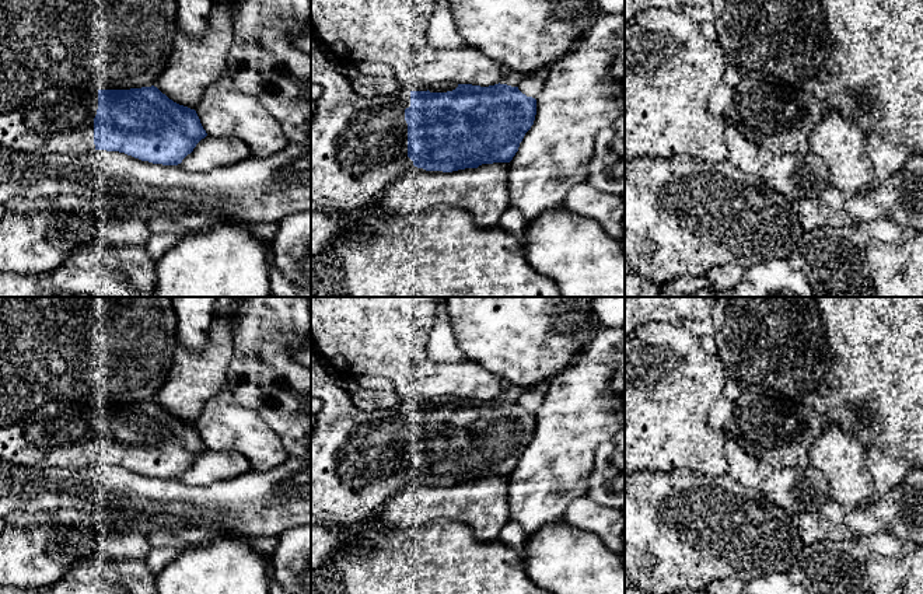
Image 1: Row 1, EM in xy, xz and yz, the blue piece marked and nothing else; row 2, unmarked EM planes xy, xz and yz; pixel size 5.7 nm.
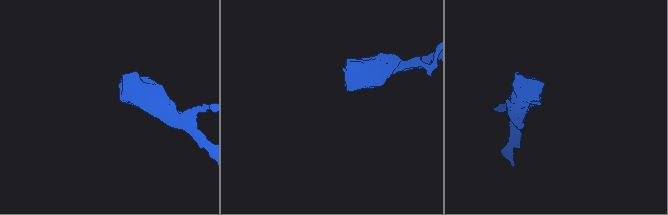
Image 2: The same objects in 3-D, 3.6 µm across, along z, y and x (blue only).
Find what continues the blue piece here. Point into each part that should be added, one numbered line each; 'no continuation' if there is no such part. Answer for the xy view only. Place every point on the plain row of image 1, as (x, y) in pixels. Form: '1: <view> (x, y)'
1: xy (62, 434)

